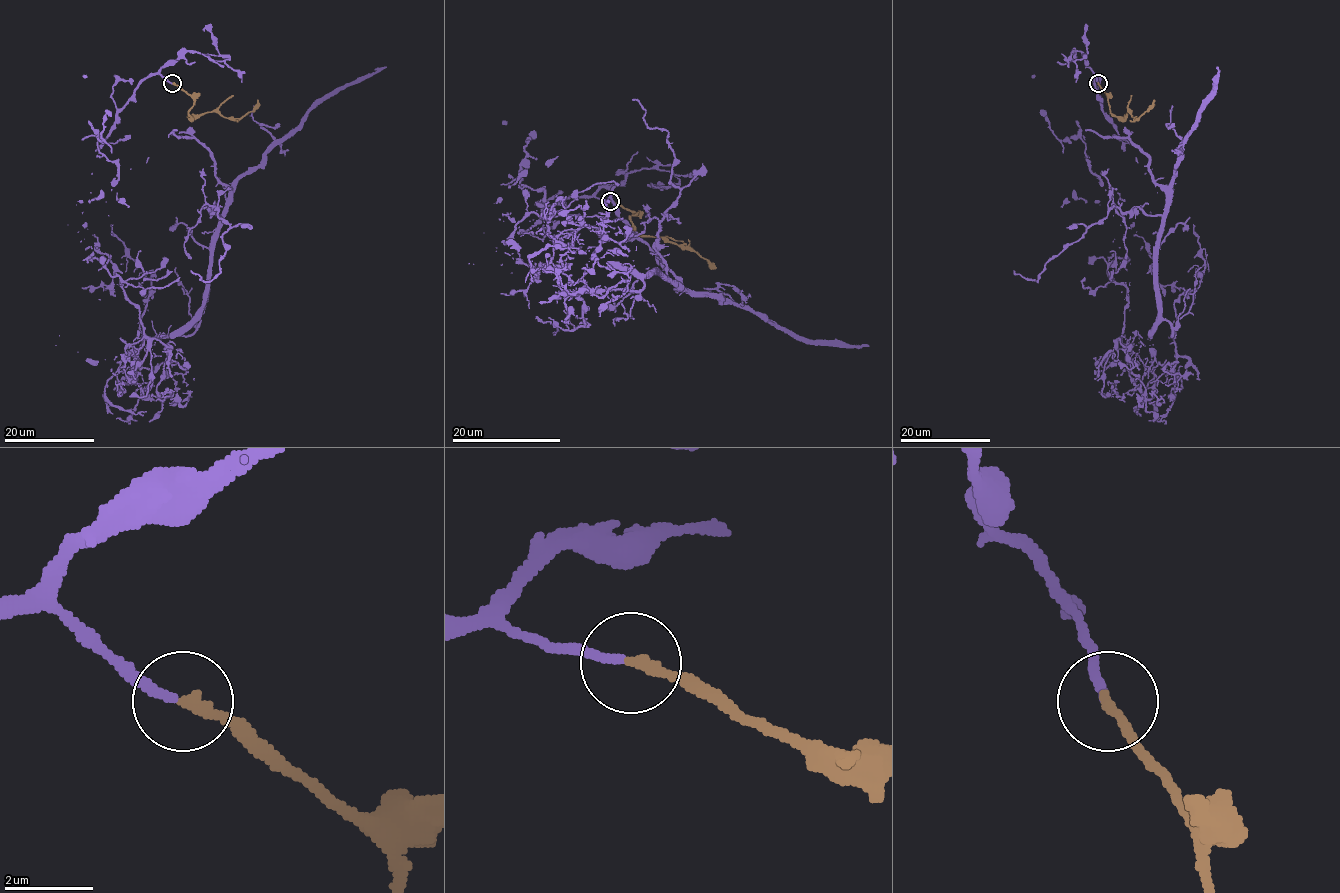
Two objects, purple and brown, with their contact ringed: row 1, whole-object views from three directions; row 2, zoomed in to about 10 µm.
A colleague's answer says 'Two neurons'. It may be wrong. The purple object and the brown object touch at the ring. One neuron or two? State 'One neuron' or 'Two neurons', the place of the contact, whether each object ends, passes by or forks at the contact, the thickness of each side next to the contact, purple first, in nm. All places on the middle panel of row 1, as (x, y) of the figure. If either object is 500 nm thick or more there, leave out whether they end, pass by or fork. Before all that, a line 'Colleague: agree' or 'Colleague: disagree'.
Colleague: disagree
One neuron. Place: (610, 201). At the ring purple ends. At the ring brown ends. Thickness 190 nm (purple) against 240 nm

